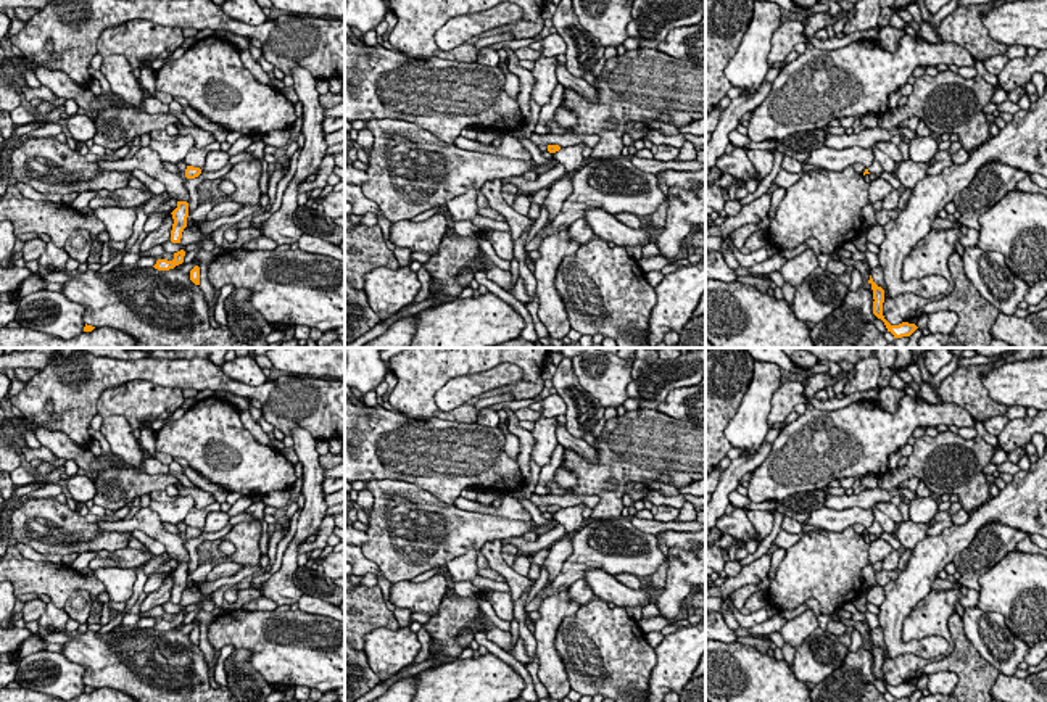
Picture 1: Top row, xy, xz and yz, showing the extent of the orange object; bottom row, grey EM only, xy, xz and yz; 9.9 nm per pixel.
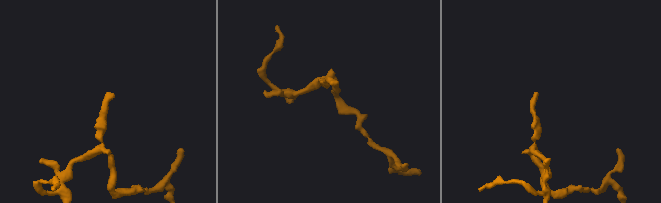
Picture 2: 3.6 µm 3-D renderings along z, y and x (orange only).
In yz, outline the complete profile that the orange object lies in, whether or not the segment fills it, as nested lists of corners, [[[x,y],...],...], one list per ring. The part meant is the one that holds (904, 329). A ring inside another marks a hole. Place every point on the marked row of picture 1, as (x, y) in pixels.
[[[870,275],[868,283],[871,285],[873,299],[875,299],[873,314],[884,322],[888,332],[891,332],[894,338],[910,337],[918,327],[908,322],[891,325],[883,316],[884,290],[873,282],[871,275]]]

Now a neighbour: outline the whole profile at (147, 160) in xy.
[[[150,147],[140,148],[134,158],[130,159],[118,159],[118,161],[97,161],[100,169],[103,171],[119,171],[119,172],[132,172],[134,169],[140,169],[150,177],[159,180],[166,187],[166,193],[177,200],[187,201],[190,200],[188,192],[184,185],[184,180],[179,174],[169,172],[161,158]]]

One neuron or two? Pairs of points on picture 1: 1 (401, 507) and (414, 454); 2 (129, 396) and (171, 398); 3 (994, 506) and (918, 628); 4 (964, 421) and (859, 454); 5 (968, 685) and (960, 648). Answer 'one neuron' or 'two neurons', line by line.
1: two neurons
2: one neuron
3: two neurons
4: one neuron
5: one neuron

